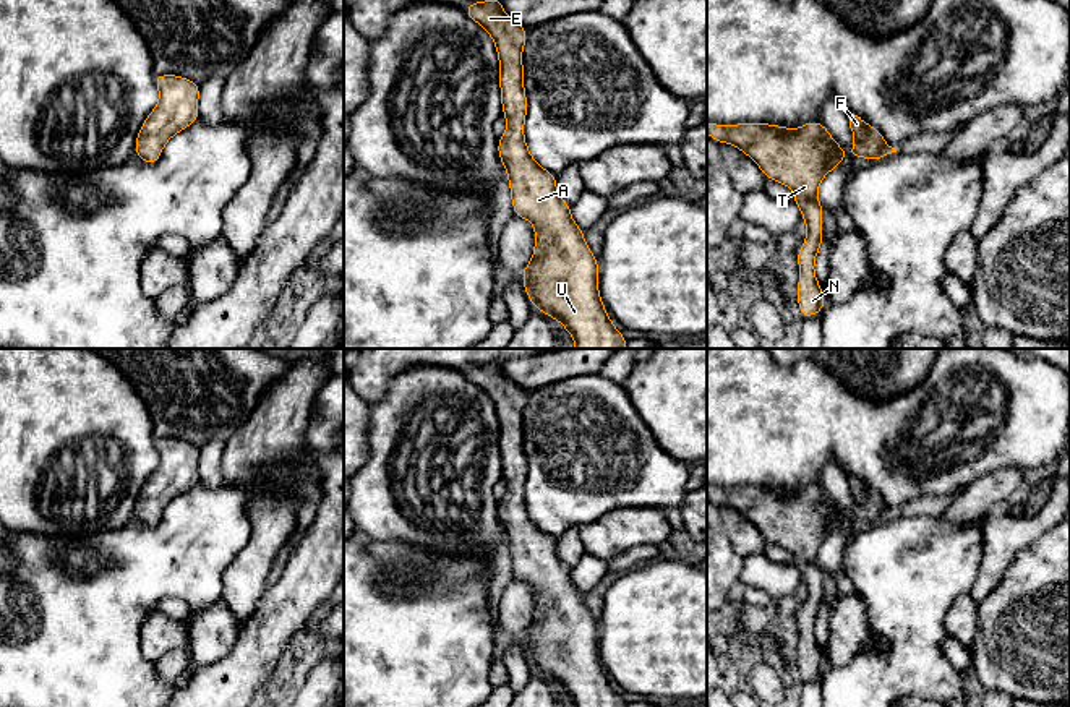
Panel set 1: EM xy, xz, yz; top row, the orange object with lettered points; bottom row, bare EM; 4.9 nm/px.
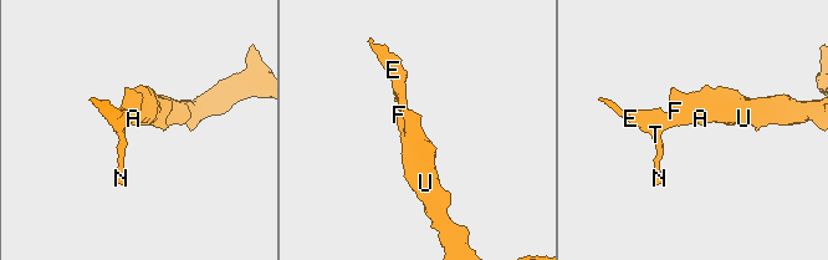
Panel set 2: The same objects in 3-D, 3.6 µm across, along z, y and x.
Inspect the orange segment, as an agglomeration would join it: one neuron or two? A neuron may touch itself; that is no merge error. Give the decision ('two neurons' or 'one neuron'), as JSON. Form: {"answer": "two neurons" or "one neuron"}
{"answer": "one neuron"}

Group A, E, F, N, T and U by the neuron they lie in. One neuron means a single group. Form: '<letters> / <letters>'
A E F N T U

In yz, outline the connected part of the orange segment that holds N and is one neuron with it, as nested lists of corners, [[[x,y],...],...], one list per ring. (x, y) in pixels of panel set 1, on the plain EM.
[[[807,485],[798,493],[768,486],[707,486],[713,504],[734,508],[747,517],[770,543],[793,553],[802,576],[807,598],[798,615],[798,668],[802,681],[814,679],[825,668],[825,657],[814,636],[815,618],[822,610],[822,568],[817,553],[822,542],[838,530],[846,516],[820,485]]]

